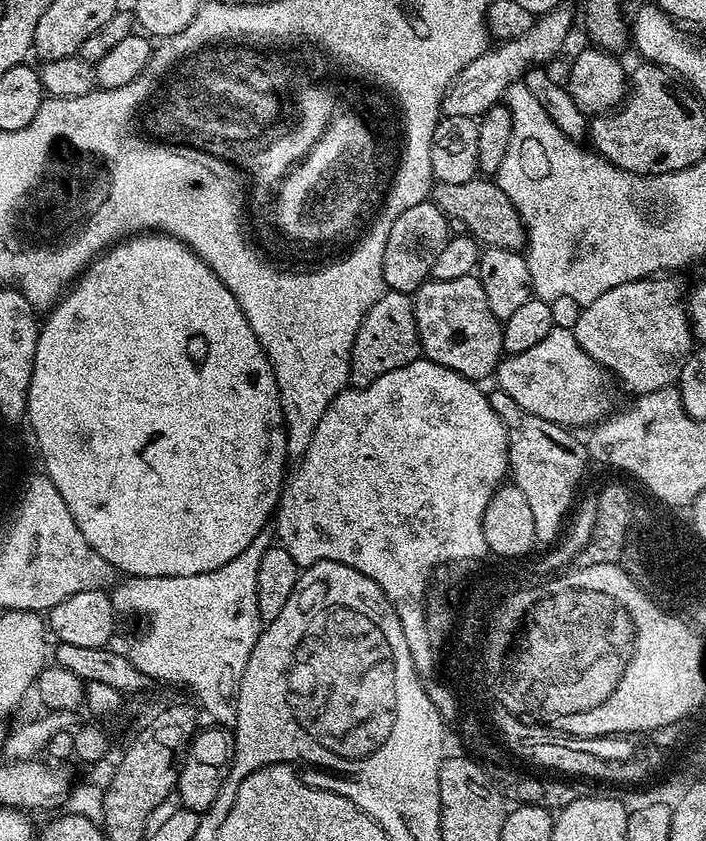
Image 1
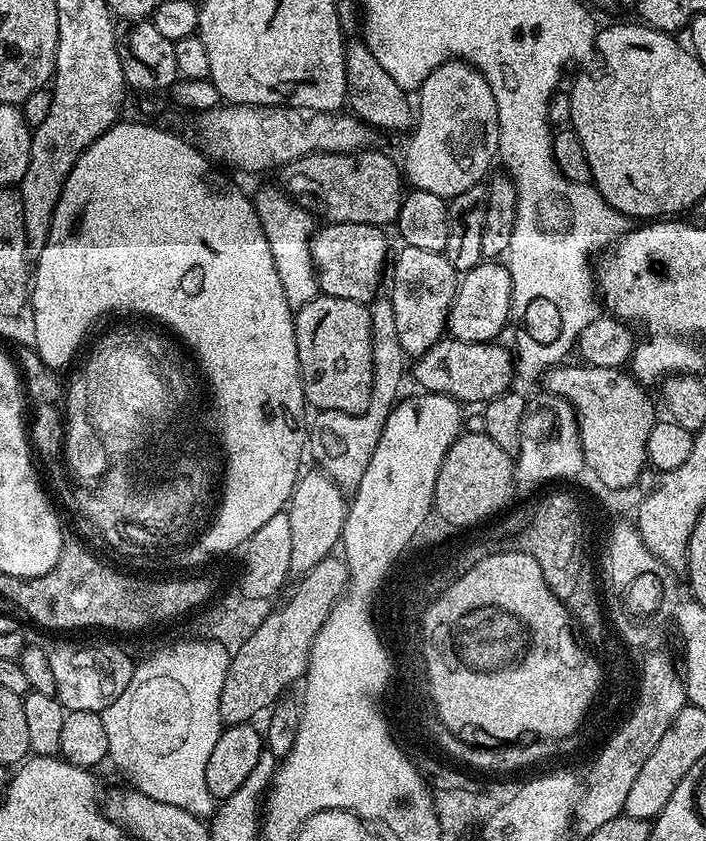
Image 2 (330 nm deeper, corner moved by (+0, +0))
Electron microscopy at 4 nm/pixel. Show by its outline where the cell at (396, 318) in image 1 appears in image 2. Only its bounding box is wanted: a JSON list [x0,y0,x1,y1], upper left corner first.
[294,294,372,416]

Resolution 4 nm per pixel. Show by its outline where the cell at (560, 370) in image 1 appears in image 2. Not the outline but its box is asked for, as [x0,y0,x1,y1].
[410,338,514,405]

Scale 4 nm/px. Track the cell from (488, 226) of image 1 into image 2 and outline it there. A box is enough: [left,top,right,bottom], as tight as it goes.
[279,150,406,225]

